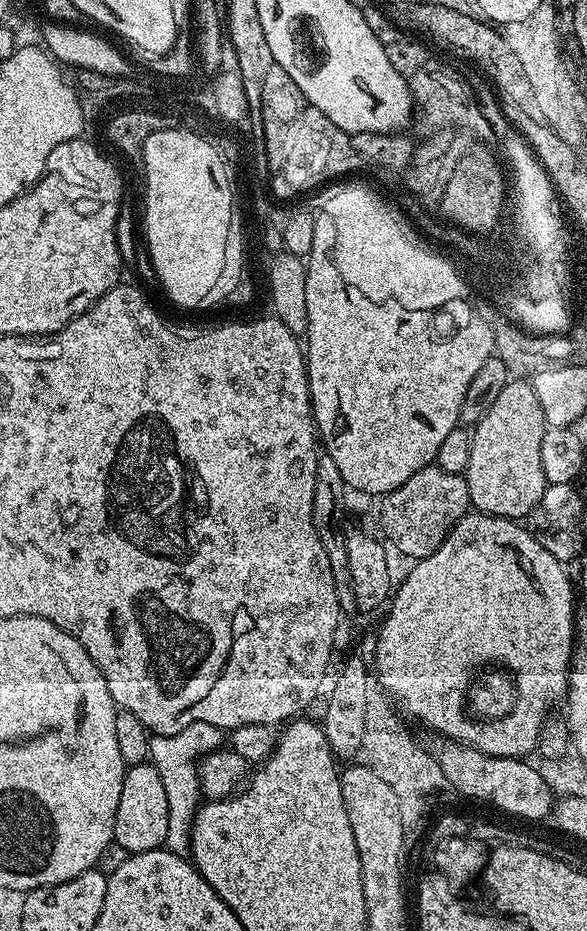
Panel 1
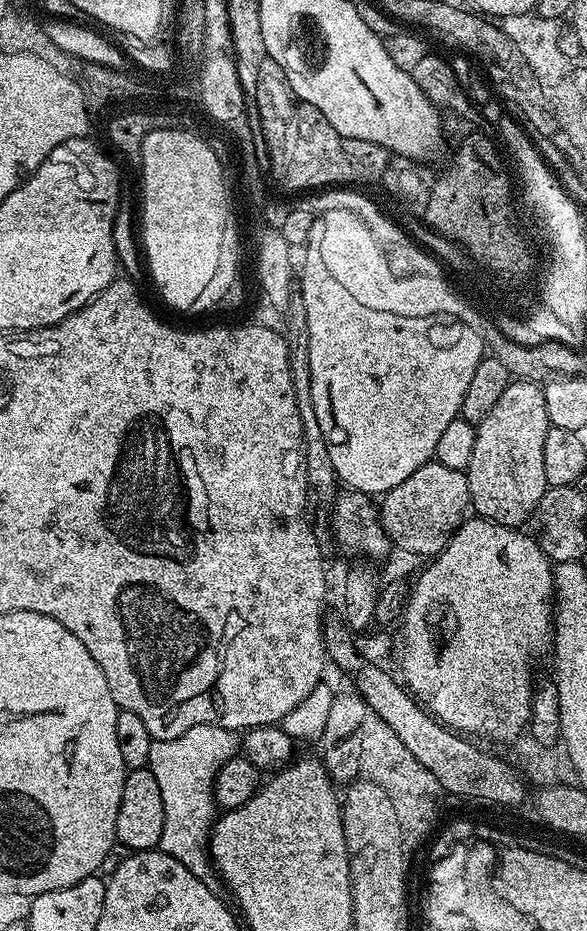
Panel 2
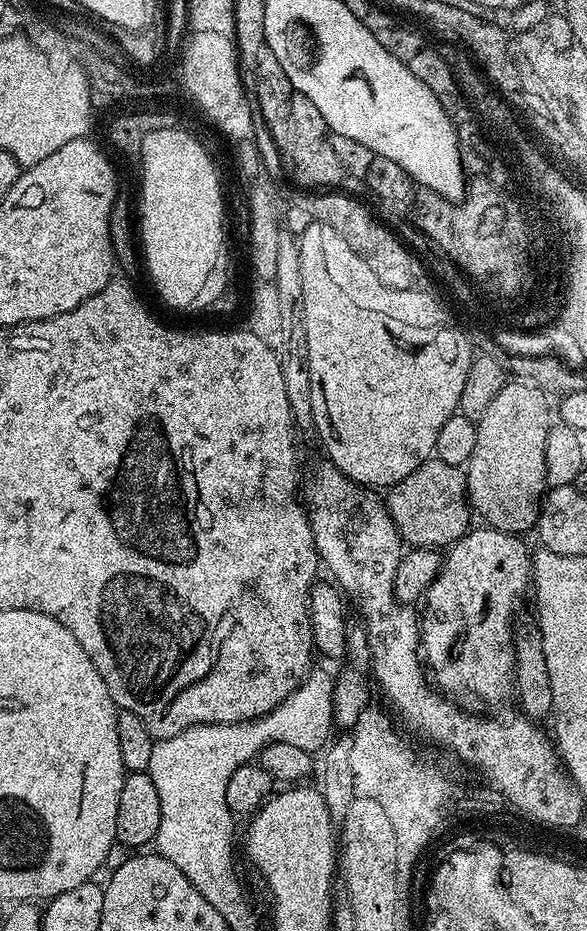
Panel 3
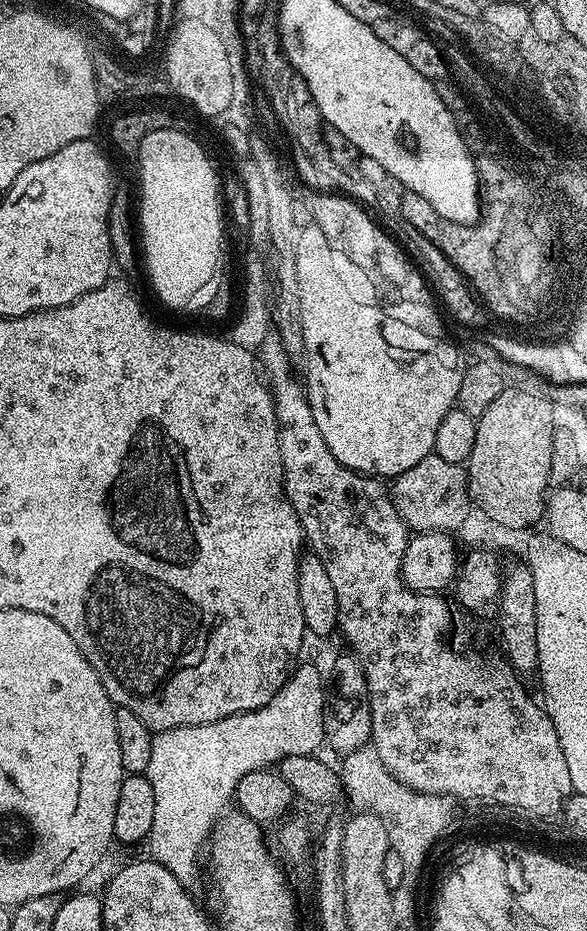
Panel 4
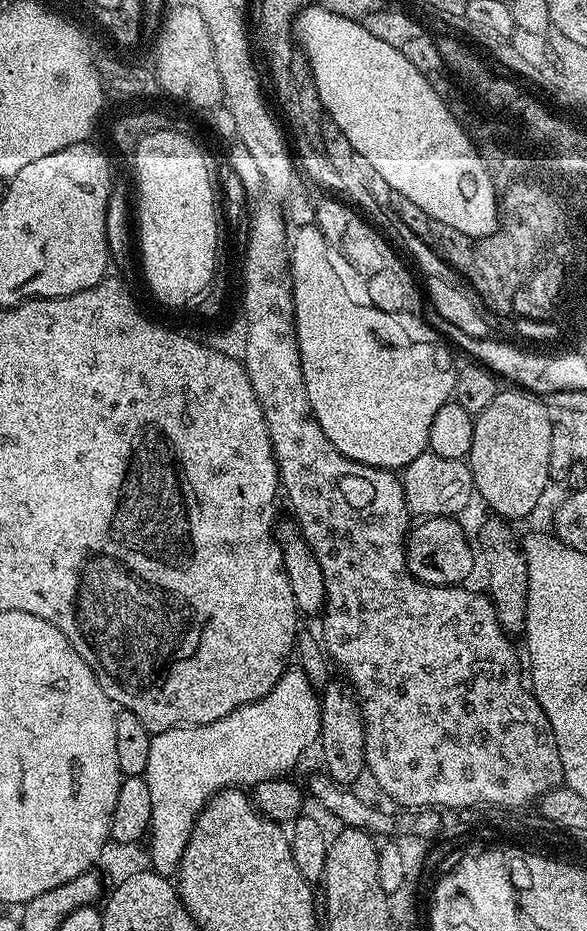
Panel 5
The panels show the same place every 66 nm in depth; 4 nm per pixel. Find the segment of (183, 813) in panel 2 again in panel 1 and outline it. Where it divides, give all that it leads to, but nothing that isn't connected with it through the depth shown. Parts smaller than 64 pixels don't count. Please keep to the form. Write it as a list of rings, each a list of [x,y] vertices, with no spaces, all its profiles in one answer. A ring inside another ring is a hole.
[[[190,722],[190,726],[178,730],[178,734],[152,736],[148,741],[150,762],[158,770],[162,787],[166,789],[168,829],[164,844],[174,854],[184,856],[192,846],[192,823],[202,803],[198,761],[204,753],[221,747],[225,740],[225,733],[218,726],[210,726],[210,722]]]

